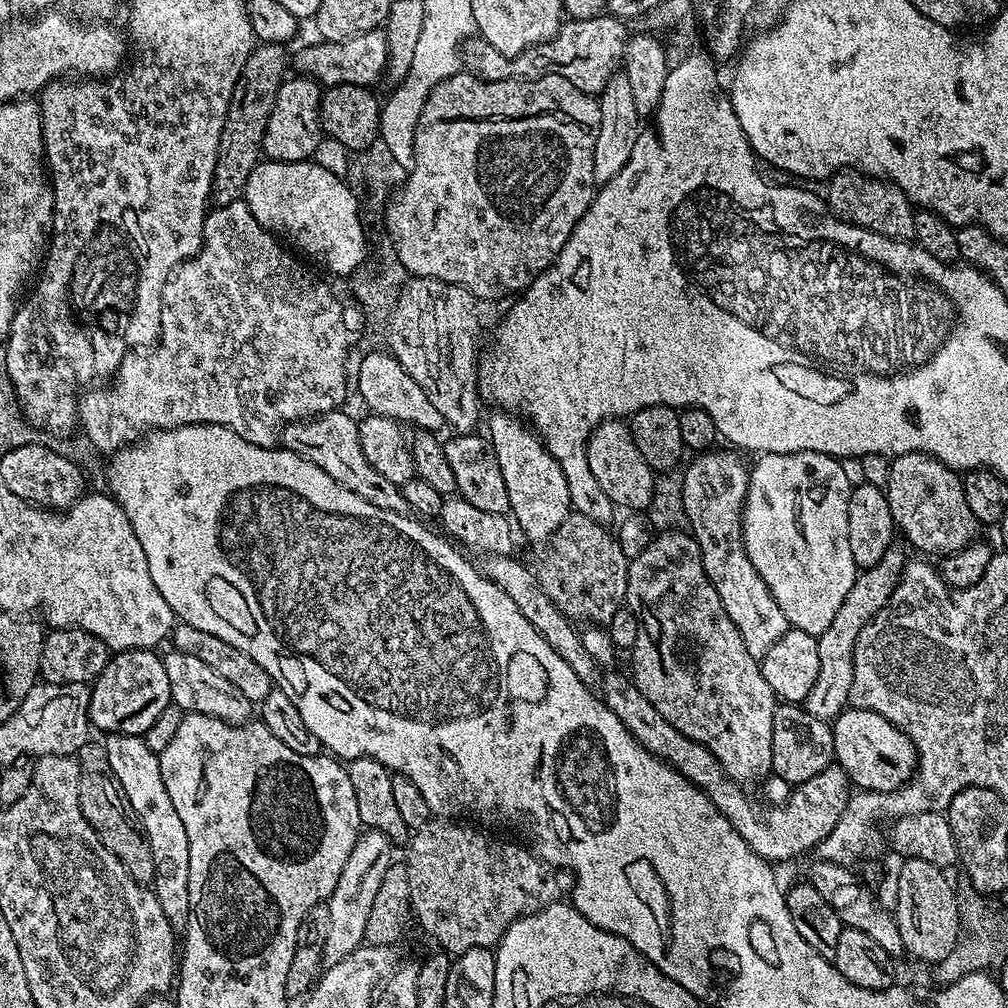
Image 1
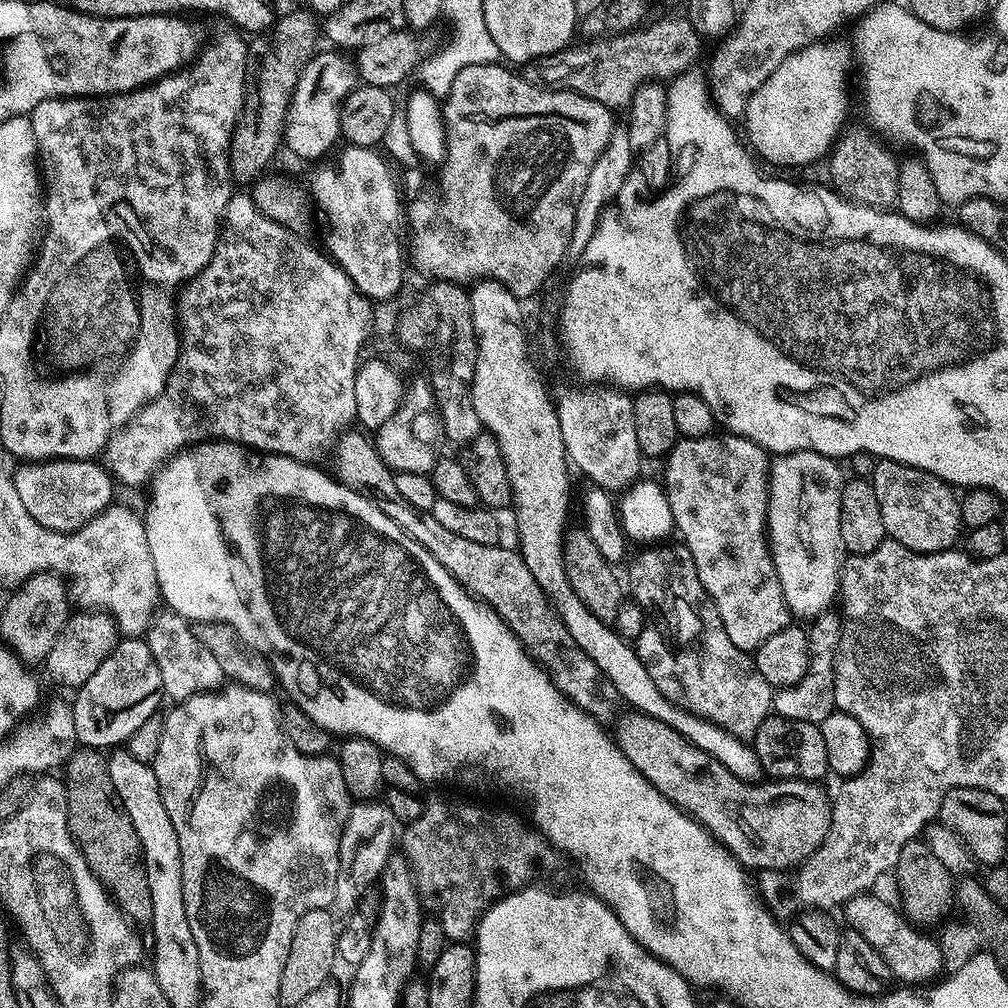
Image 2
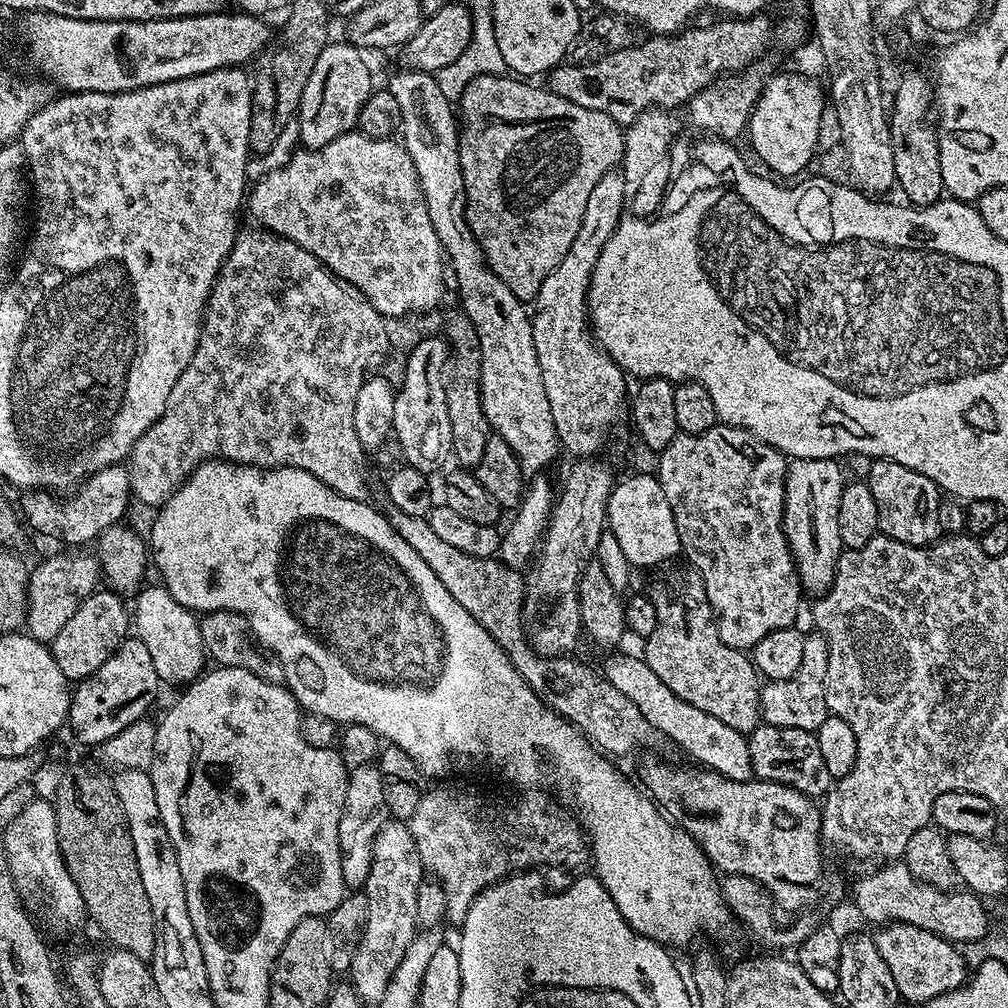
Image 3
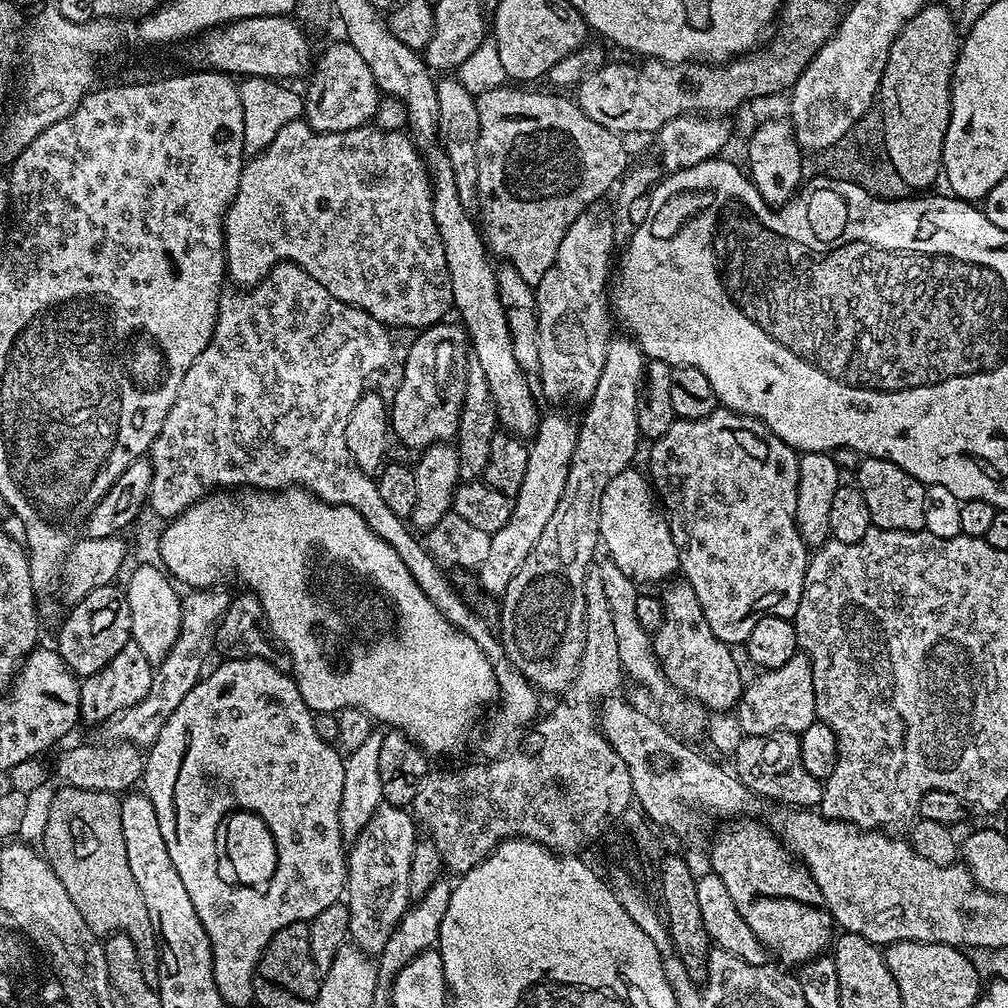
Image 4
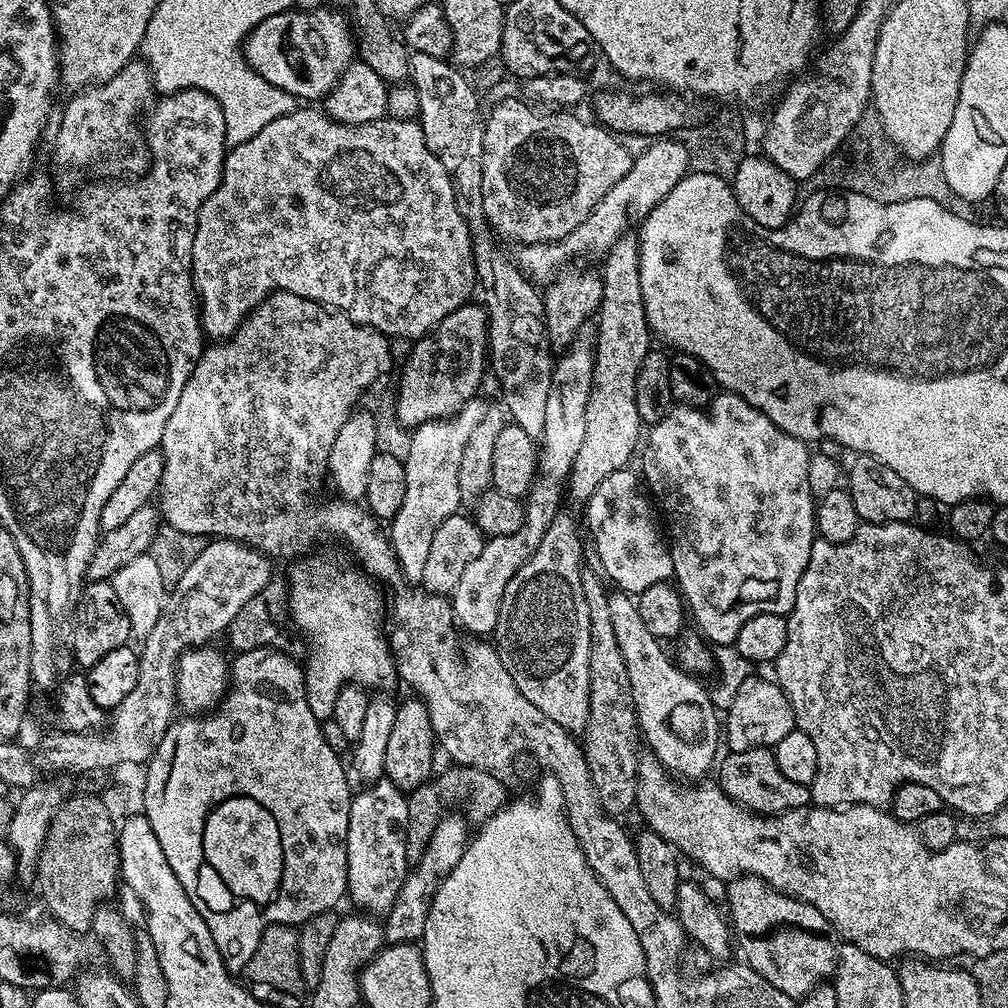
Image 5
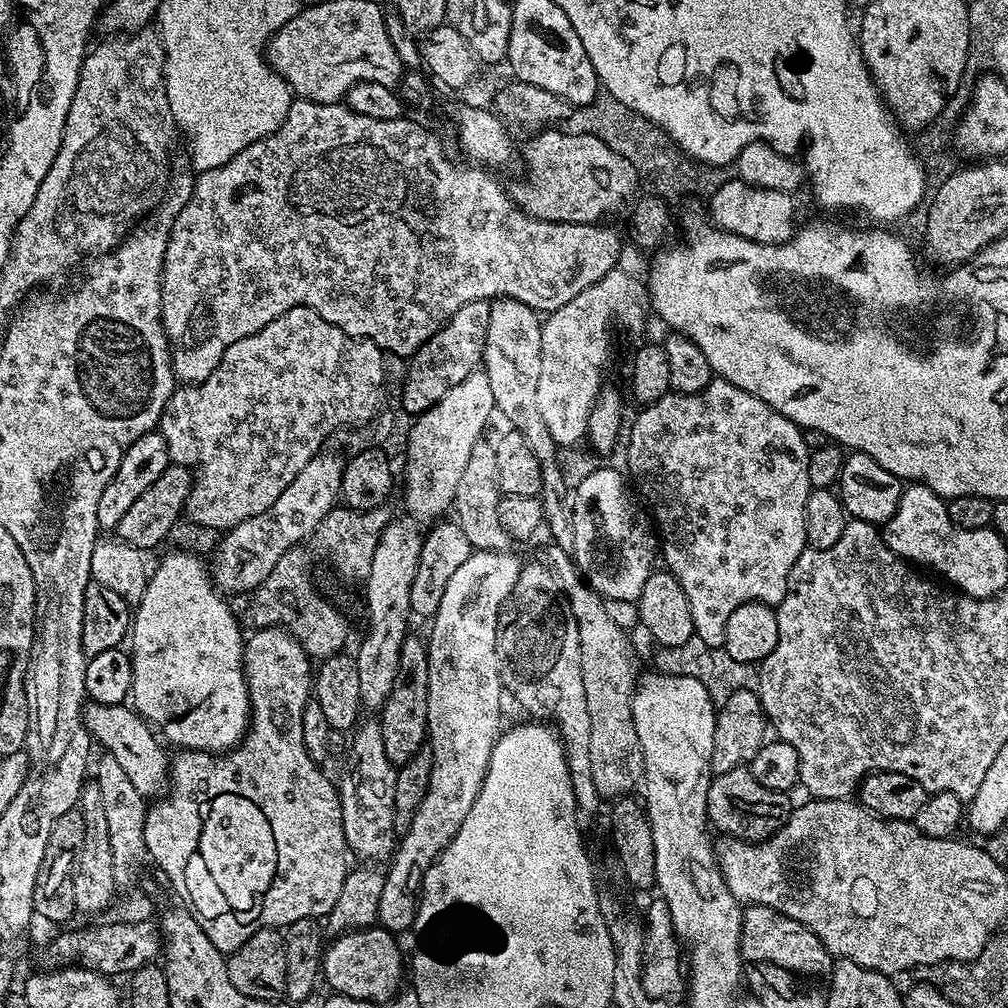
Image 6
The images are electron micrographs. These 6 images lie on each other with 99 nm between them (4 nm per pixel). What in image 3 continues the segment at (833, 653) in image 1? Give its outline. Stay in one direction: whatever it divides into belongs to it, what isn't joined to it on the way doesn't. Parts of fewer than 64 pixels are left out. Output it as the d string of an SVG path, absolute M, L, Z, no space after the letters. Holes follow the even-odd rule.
M812 630L805 635L802 646L802 662L798 665L798 670L790 678L785 680L770 680L761 687L760 690L760 715L763 723L774 726L794 726L798 730L815 732L826 722L829 710L826 706L826 666L828 665L828 640L821 636L819 632Z

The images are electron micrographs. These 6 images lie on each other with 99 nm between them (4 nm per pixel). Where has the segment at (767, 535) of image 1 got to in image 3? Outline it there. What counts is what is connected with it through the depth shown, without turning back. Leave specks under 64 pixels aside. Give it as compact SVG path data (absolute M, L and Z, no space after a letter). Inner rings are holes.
M793 459L788 465L784 486L784 533L796 563L796 575L805 593L827 593L836 573L836 563L842 551L838 534L838 502L842 502L842 490L846 472L835 459Z

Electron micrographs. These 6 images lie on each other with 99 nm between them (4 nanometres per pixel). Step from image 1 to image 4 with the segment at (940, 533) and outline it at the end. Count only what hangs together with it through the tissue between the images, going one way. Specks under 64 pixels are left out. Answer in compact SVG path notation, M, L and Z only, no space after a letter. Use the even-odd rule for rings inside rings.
M869 456L861 459L860 467L854 472L854 483L862 490L862 498L866 498L875 527L903 532L925 531L929 489L918 478L902 470L902 466L885 460L883 456Z

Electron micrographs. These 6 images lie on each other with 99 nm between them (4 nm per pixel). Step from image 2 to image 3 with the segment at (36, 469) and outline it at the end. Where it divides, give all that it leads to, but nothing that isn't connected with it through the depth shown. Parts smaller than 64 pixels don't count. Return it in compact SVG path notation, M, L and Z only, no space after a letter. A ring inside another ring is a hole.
M123 463L111 464L108 468L103 468L101 472L95 472L93 476L89 476L83 486L75 489L76 497L68 500L63 504L60 500L55 500L53 493L48 490L28 490L23 493L24 496L24 512L22 508L22 516L28 524L36 532L41 532L44 536L57 536L60 540L65 540L68 544L80 544L76 546L88 546L95 541L108 528L117 527L121 523L120 520L124 516L124 511L128 508L128 500L133 499L132 494L132 478L129 469Z

